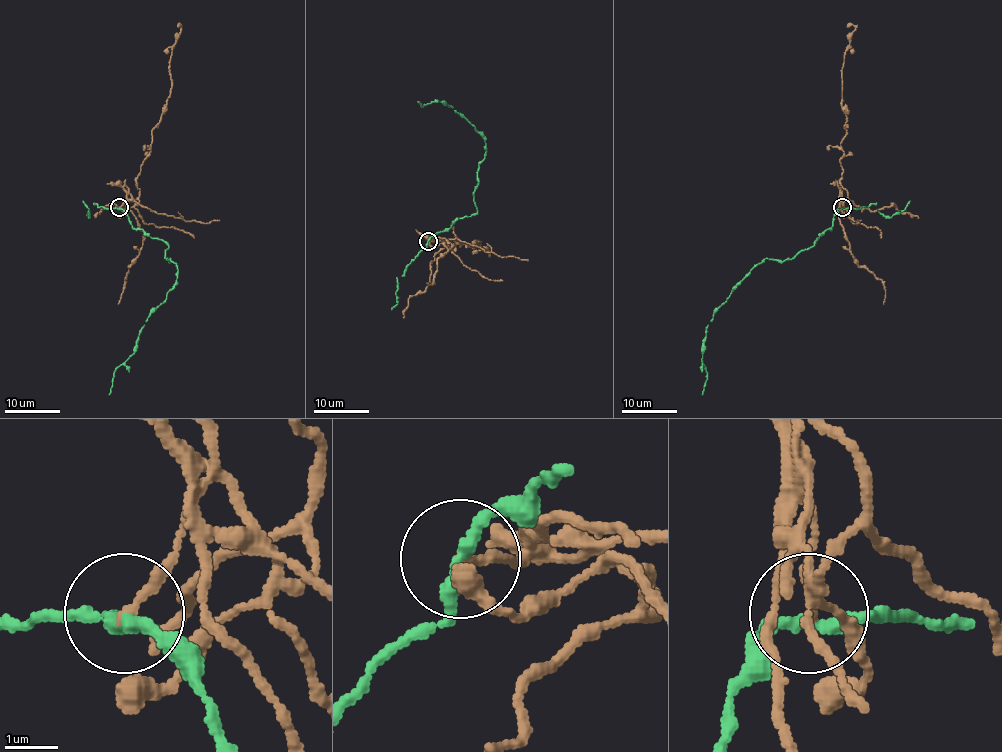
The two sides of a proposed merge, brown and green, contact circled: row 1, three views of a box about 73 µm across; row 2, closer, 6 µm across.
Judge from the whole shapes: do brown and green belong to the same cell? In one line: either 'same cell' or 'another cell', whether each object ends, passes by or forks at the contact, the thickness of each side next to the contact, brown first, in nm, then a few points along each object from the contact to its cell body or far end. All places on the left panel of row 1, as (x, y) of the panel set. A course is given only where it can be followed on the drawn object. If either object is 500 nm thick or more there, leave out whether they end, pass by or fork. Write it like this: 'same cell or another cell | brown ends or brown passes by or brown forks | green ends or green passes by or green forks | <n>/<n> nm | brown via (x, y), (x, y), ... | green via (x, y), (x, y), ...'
another cell | brown ends | green passes by | 180/240 nm | brown via (119, 208), (127, 197), (140, 202), (137, 177), (170, 93), (169, 64), (181, 30), (180, 24), (177, 27) | green via (119, 208), (135, 229), (169, 245), (166, 259), (177, 267), (177, 282), (115, 371), (109, 394)

